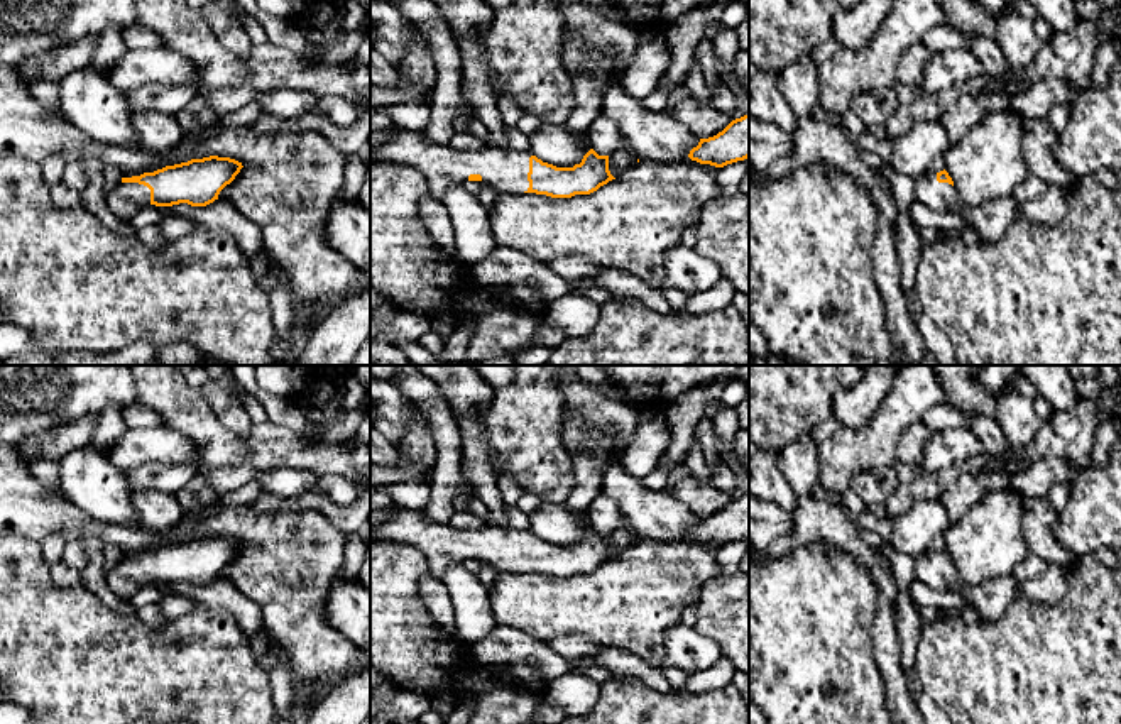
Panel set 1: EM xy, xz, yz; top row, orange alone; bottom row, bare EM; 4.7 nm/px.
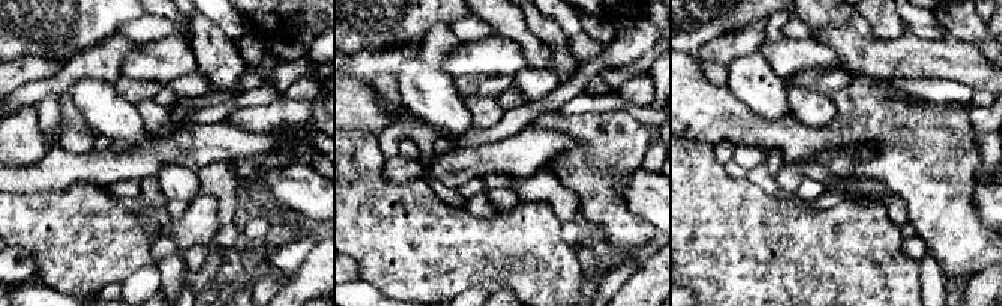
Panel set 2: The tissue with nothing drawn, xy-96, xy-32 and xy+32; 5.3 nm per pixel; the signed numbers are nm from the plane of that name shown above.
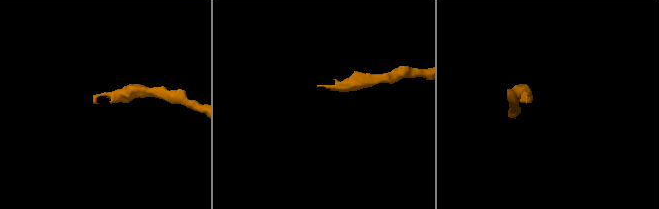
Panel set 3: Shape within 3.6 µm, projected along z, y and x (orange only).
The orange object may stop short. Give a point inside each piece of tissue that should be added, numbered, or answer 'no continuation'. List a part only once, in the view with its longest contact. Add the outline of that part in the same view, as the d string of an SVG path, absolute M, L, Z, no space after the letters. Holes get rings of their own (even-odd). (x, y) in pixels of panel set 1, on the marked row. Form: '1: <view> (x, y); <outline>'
1: xy (127, 198); M118 183L105 193L108 208L122 220L130 220L139 210L150 205L150 189L139 183Z

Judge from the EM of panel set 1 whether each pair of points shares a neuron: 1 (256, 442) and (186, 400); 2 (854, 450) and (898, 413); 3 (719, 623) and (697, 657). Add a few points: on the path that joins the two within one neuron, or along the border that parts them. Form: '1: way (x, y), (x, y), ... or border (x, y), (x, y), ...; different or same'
1: way (237, 444), (224, 444), (198, 418); same
2: way (864, 447), (888, 423); same
3: border (694, 628), (710, 636), (722, 655); different

